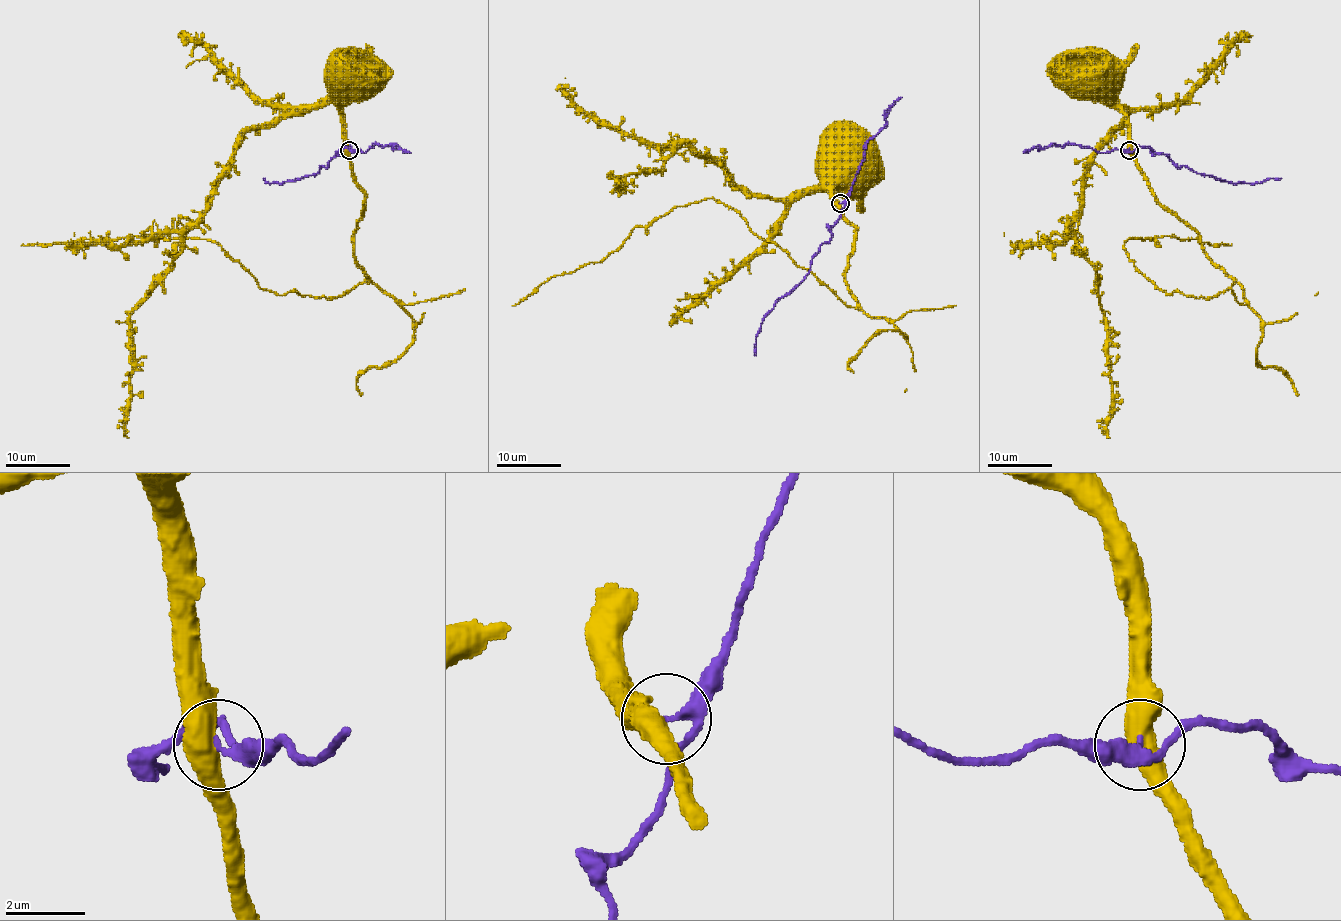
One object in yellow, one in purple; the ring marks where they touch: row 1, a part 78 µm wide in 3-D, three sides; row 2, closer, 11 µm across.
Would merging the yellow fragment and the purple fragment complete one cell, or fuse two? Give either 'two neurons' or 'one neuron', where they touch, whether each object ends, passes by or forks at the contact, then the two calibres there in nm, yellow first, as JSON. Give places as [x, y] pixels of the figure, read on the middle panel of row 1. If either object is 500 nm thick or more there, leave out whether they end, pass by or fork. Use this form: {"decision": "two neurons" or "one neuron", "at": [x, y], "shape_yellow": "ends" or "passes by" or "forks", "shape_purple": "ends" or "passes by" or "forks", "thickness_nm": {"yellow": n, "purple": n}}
{"decision": "two neurons", "at": [840, 203], "thickness_nm": {"yellow": 550, "purple": 220}}

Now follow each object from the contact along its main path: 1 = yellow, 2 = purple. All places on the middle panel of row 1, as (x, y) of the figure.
1: (839, 203), (829, 192), (829, 176), (847, 152)
2: (841, 203), (841, 217), (829, 228), (831, 238), (813, 257), (808, 273), (775, 304), (760, 325), (754, 355)

